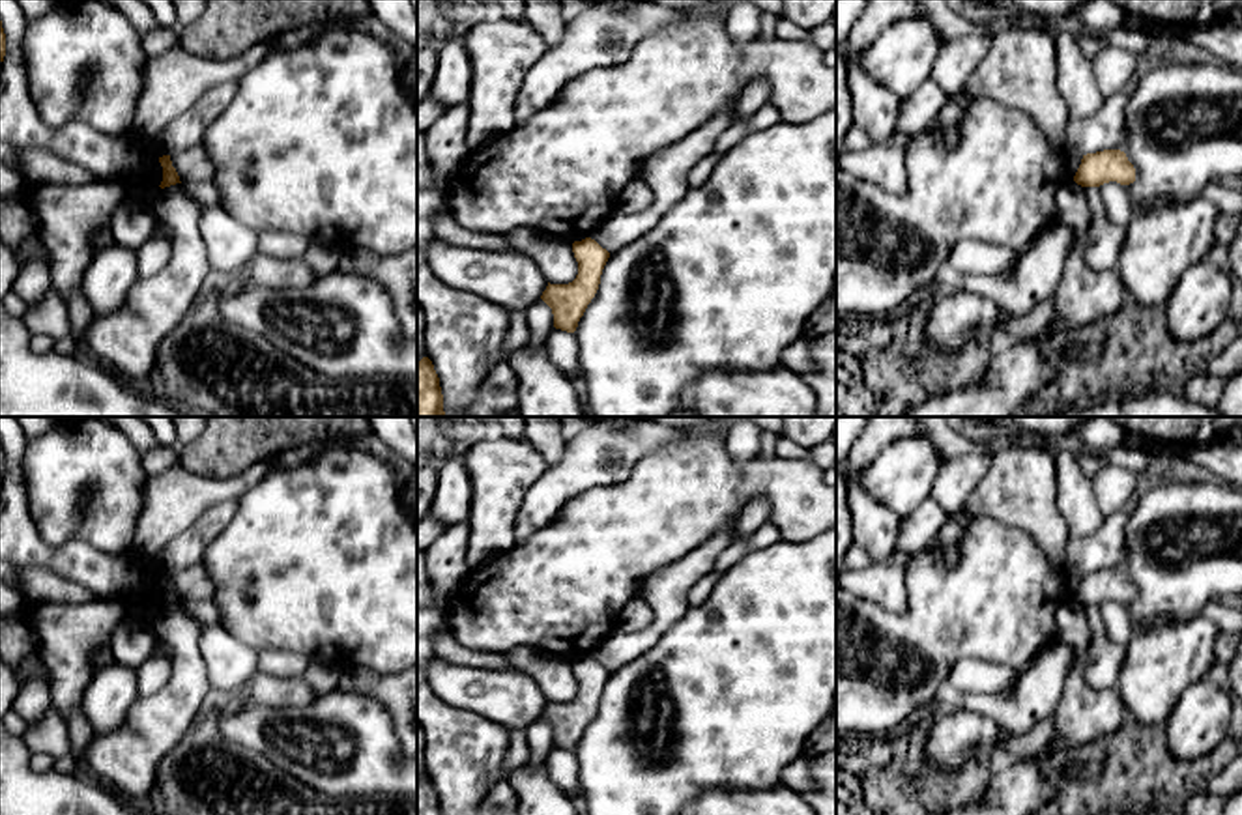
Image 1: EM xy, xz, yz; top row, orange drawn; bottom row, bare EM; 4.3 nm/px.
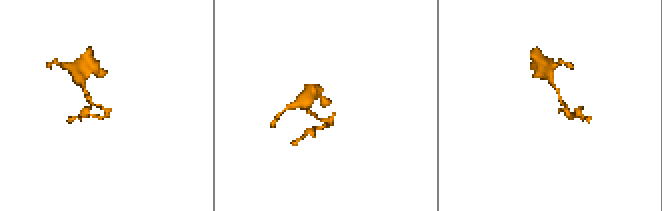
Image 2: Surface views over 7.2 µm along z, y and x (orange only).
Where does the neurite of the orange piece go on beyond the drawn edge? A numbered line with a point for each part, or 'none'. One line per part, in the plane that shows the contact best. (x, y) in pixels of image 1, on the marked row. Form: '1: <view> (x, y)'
none

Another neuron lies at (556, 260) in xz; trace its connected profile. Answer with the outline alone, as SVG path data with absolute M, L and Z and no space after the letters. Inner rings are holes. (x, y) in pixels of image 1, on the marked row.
M514 228L505 234L509 245L531 258L550 284L569 284L578 275L572 245L531 228Z

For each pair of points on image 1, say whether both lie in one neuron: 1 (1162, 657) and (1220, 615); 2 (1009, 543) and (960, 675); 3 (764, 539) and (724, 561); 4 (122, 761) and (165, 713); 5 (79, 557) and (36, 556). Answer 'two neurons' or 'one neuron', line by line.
1: two neurons
2: two neurons
3: one neuron
4: one neuron
5: one neuron

